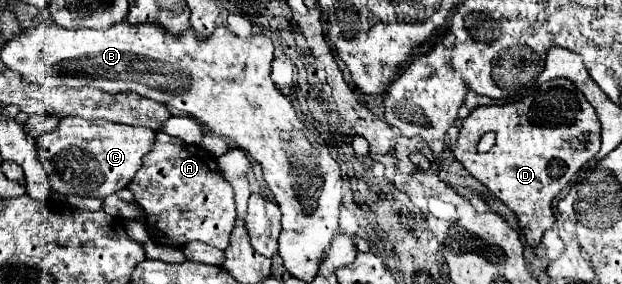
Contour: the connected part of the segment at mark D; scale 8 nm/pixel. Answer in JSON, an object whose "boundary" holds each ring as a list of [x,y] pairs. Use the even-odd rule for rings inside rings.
{"boundary":[[[553,79],[545,83],[545,93],[529,95],[523,101],[507,103],[507,105],[479,105],[475,107],[467,119],[459,125],[459,139],[453,145],[453,155],[463,167],[479,179],[483,185],[489,187],[519,219],[519,227],[523,229],[525,241],[529,247],[537,247],[541,241],[543,231],[553,227],[555,215],[551,209],[553,197],[569,185],[571,177],[591,159],[597,155],[601,147],[601,123],[591,107],[591,103],[575,89],[575,85],[567,79]],[[495,131],[497,141],[487,153],[479,153],[477,143],[483,133]]]}

